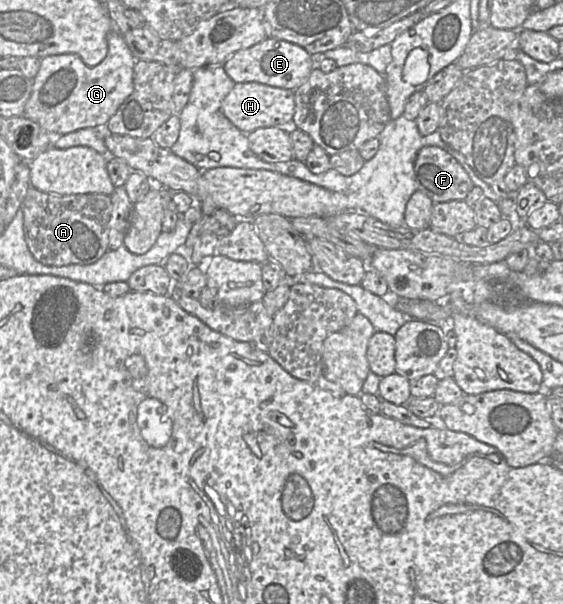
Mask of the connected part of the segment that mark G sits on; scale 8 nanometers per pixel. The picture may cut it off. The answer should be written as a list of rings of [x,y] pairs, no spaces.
[[[116,29],[107,35],[107,43],[106,57],[94,67],[89,67],[80,56],[72,53],[42,58],[23,116],[38,123],[53,137],[83,128],[104,127],[134,91],[133,73],[136,63],[126,41]]]

